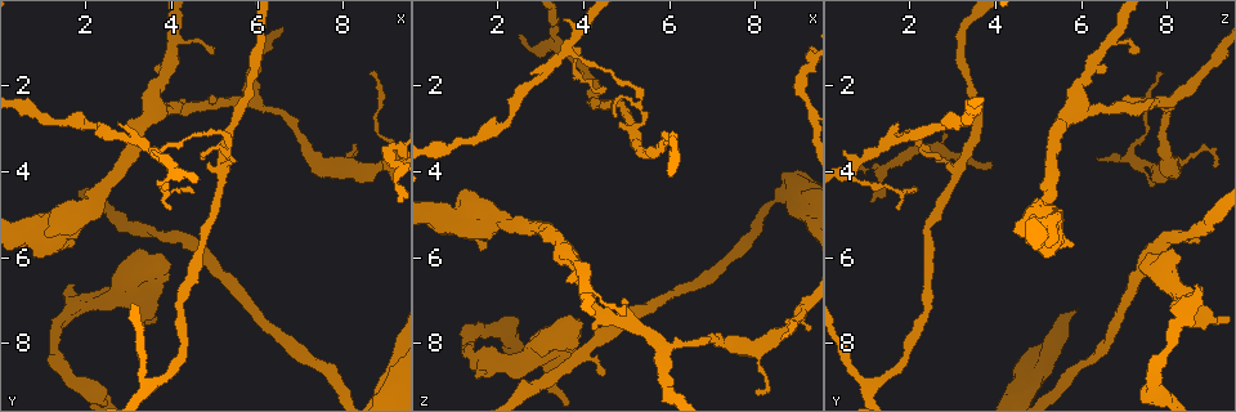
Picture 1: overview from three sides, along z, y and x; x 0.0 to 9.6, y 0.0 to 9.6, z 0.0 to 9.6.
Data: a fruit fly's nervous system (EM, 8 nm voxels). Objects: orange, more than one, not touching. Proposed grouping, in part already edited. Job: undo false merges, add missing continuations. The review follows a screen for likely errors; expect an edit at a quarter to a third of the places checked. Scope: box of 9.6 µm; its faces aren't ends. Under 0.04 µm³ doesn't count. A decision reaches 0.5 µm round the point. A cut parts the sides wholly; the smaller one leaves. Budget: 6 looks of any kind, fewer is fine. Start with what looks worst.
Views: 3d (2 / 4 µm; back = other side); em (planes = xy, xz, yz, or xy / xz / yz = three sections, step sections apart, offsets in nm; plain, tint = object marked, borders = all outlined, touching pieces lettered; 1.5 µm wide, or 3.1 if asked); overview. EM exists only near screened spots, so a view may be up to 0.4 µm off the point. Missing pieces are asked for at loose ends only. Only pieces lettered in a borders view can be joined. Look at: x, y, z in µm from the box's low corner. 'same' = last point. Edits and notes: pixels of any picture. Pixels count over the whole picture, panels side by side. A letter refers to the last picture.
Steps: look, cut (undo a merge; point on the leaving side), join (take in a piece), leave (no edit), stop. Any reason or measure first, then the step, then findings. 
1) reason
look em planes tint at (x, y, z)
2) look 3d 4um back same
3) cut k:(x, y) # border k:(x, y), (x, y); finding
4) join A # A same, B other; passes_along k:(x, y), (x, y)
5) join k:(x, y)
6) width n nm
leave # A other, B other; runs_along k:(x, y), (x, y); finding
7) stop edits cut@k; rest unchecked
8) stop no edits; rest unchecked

an open end
look em planes borders at (1.75, 6.70, 8.60)

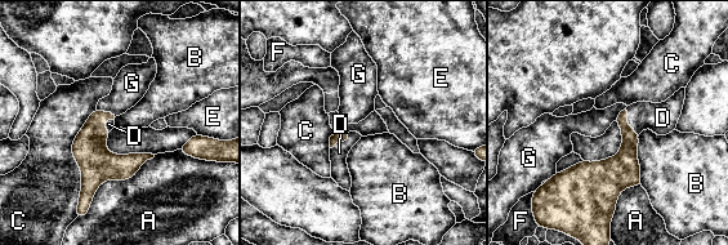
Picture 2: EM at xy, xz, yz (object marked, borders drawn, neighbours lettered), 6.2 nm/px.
longest_contact C 600 nm
join D # A other, B other, C other, D same, E other, F other, G other; the neuron continues

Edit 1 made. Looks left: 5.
look overview

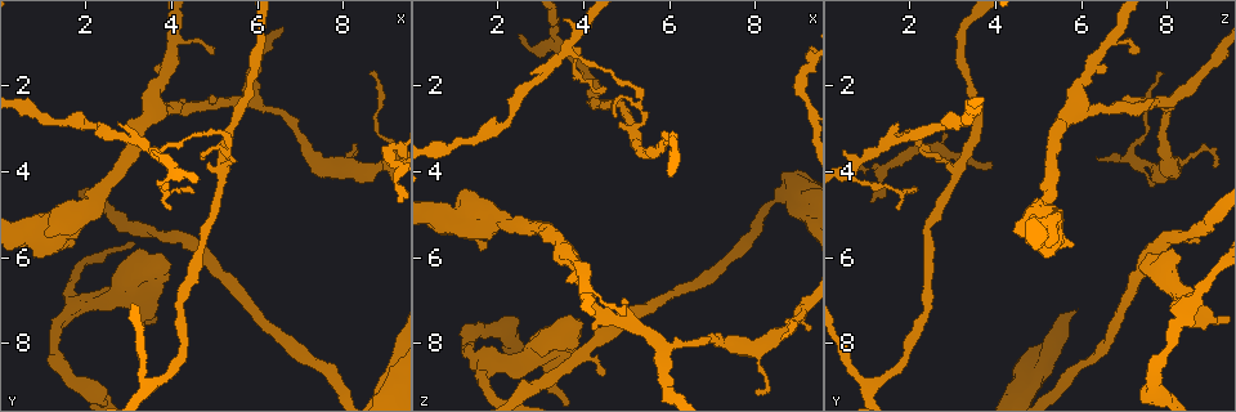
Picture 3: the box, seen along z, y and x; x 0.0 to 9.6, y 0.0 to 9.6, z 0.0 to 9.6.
look 3d 2um at (4.45, 5.55, 8.80)

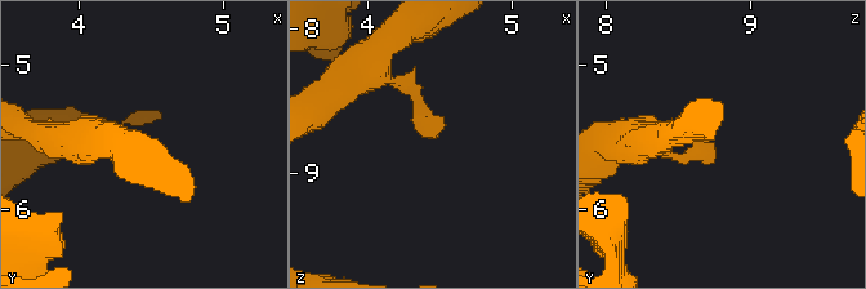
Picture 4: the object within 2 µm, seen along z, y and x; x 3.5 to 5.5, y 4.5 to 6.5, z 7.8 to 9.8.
need the tissue
look em planes borders at (4.44, 5.54, 8.74)

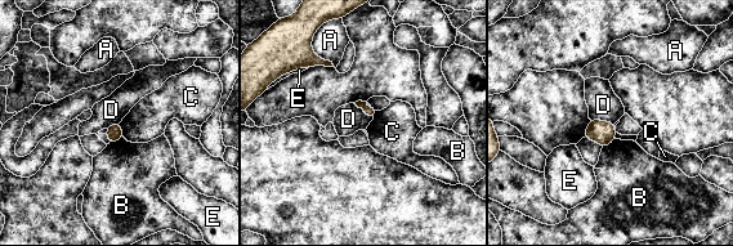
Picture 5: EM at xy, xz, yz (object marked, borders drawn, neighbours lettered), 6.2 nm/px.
leave # A other, B other, C other, D other, E other; none of them fits

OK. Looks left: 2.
stop edits join@2; rest unchecked

